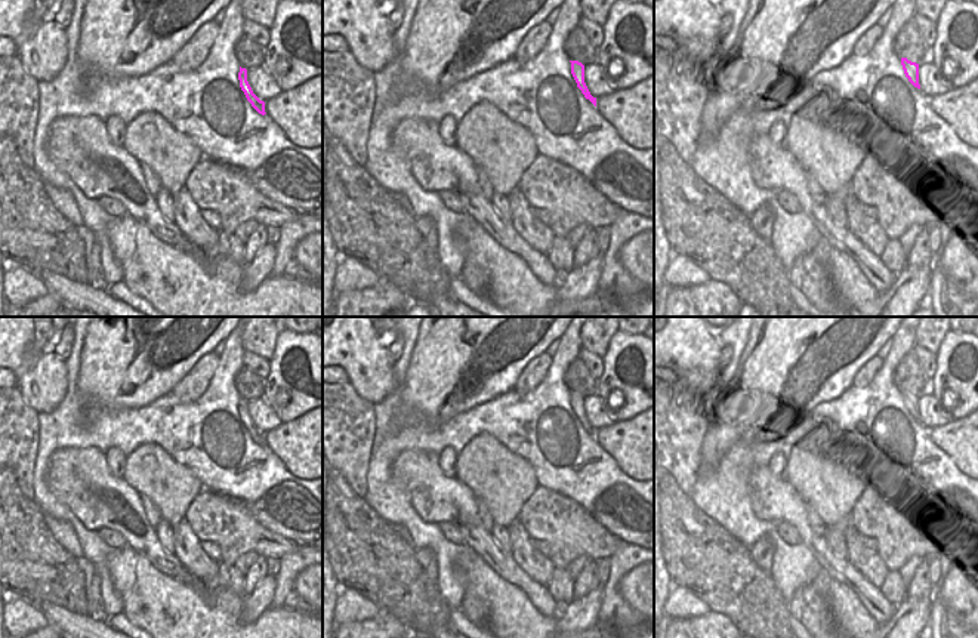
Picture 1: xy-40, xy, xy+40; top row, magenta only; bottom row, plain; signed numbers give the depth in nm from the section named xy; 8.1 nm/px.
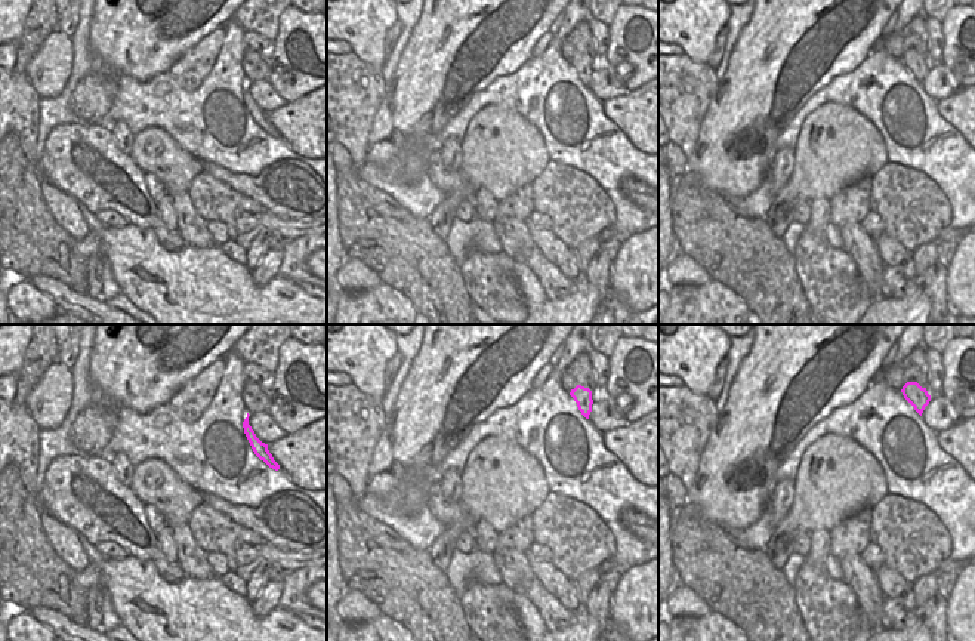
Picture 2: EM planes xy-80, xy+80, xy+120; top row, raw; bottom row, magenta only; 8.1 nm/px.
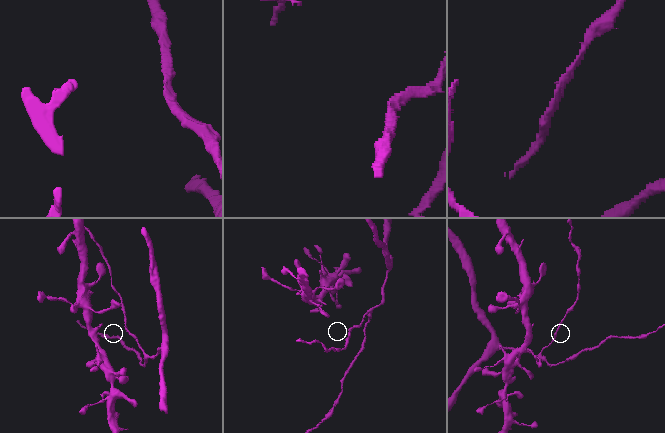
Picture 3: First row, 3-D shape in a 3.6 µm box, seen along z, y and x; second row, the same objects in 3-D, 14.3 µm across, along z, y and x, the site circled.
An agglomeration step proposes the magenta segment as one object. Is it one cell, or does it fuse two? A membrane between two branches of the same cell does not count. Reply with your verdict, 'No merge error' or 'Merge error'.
No merge error.

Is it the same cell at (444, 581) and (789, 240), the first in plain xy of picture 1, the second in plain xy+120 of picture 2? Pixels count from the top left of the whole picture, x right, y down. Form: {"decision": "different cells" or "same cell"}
{"decision": "same cell"}

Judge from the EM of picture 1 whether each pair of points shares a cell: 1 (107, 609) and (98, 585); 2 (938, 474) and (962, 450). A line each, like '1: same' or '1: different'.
1: same
2: different

